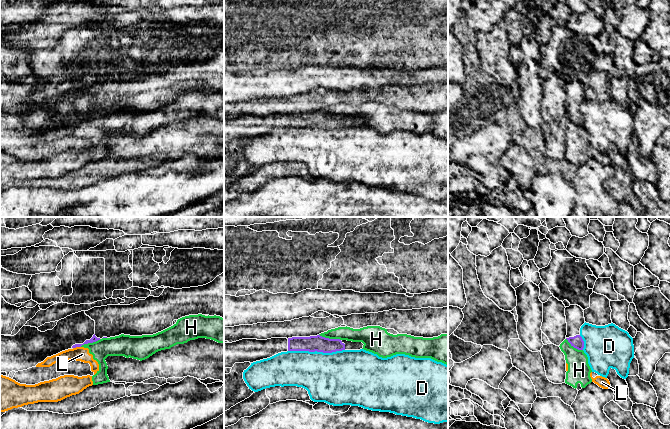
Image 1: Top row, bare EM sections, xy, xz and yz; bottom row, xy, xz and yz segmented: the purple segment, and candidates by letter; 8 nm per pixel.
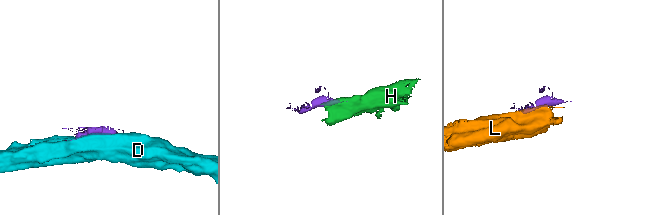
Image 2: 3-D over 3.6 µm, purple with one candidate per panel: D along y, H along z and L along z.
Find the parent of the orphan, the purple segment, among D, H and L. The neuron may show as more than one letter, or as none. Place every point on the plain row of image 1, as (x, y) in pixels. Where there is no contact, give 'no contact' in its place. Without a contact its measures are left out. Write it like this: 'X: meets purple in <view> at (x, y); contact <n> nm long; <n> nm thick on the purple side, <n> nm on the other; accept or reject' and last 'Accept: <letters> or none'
D: meets purple in xz at (316, 126); contact 460 nm long; 130 nm thick on the purple side, 400 nm on the other; reject
H: meets purple in xz at (330, 115); contact 180 nm long; 130 nm thick on the purple side, 110 nm on the other; reject
L: meets purple in xy at (76, 122); contact 70 nm long; 50 nm thick on the purple side, 120 nm on the other; reject
Accept: none

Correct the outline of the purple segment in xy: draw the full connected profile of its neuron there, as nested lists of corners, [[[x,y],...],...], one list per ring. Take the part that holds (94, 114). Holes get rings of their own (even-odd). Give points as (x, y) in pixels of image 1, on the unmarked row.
[[[224,48],[203,62],[182,65],[167,63],[159,73],[149,72],[145,76],[138,76],[130,81],[94,83],[85,87],[85,90],[95,97],[95,110],[90,116],[86,116],[83,120],[75,120],[72,124],[121,110],[153,111],[173,102],[174,96],[189,91],[216,91],[224,94]]]

